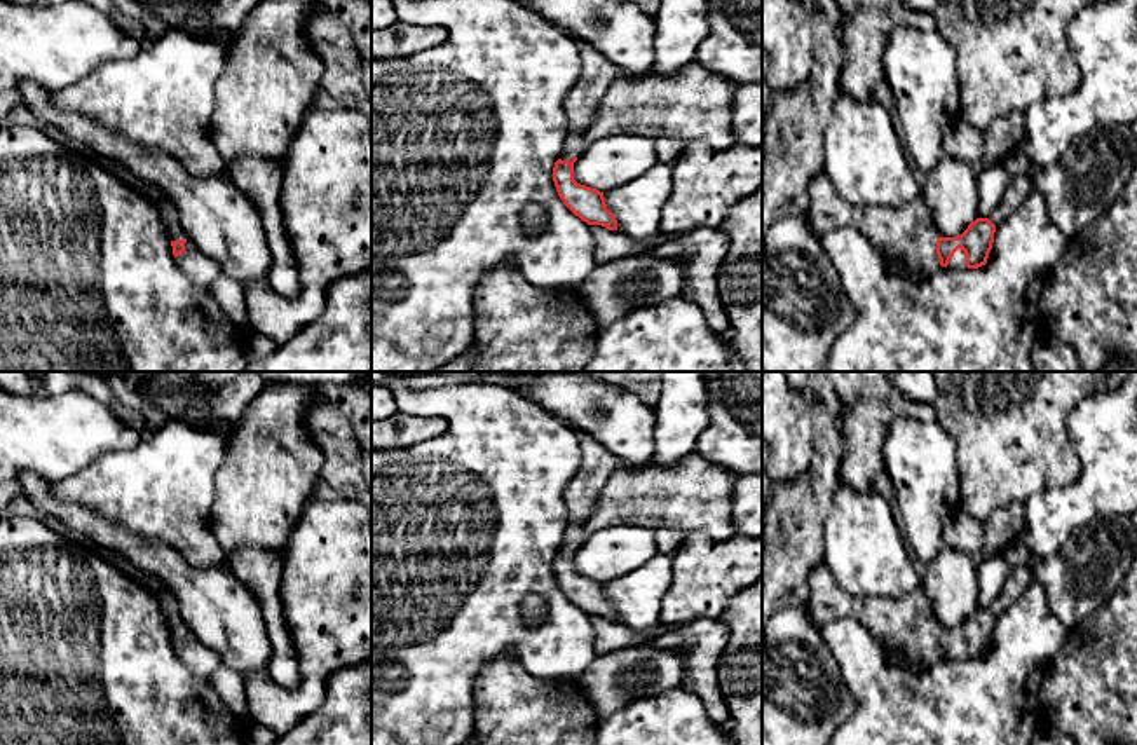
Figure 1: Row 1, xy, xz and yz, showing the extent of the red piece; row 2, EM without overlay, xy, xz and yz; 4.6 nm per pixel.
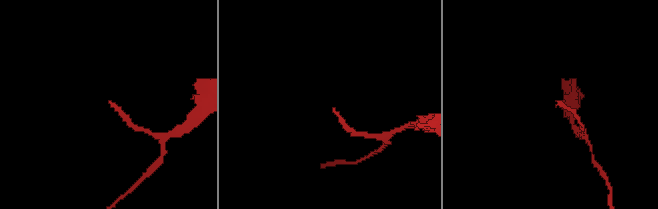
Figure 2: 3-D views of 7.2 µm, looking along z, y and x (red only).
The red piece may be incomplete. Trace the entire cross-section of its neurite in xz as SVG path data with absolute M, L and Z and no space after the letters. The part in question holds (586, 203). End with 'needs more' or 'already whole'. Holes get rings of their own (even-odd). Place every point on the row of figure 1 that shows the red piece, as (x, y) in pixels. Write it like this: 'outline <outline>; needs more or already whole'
outline M575 40L582 70L563 103L567 120L565 147L553 167L553 181L563 204L588 225L602 225L617 230L616 216L607 209L603 192L574 180L574 162L591 141L586 133L593 122L609 85L619 70L593 45Z; needs more

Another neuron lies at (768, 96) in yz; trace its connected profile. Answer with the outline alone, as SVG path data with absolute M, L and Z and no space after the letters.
M762 52L762 126L776 103L773 87L767 84L769 63L771 63L771 58L766 52Z

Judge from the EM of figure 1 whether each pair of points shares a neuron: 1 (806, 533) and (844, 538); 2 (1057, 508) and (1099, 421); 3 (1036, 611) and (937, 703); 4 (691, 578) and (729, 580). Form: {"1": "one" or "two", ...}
{"1": "two", "2": "one", "3": "one", "4": "one"}

